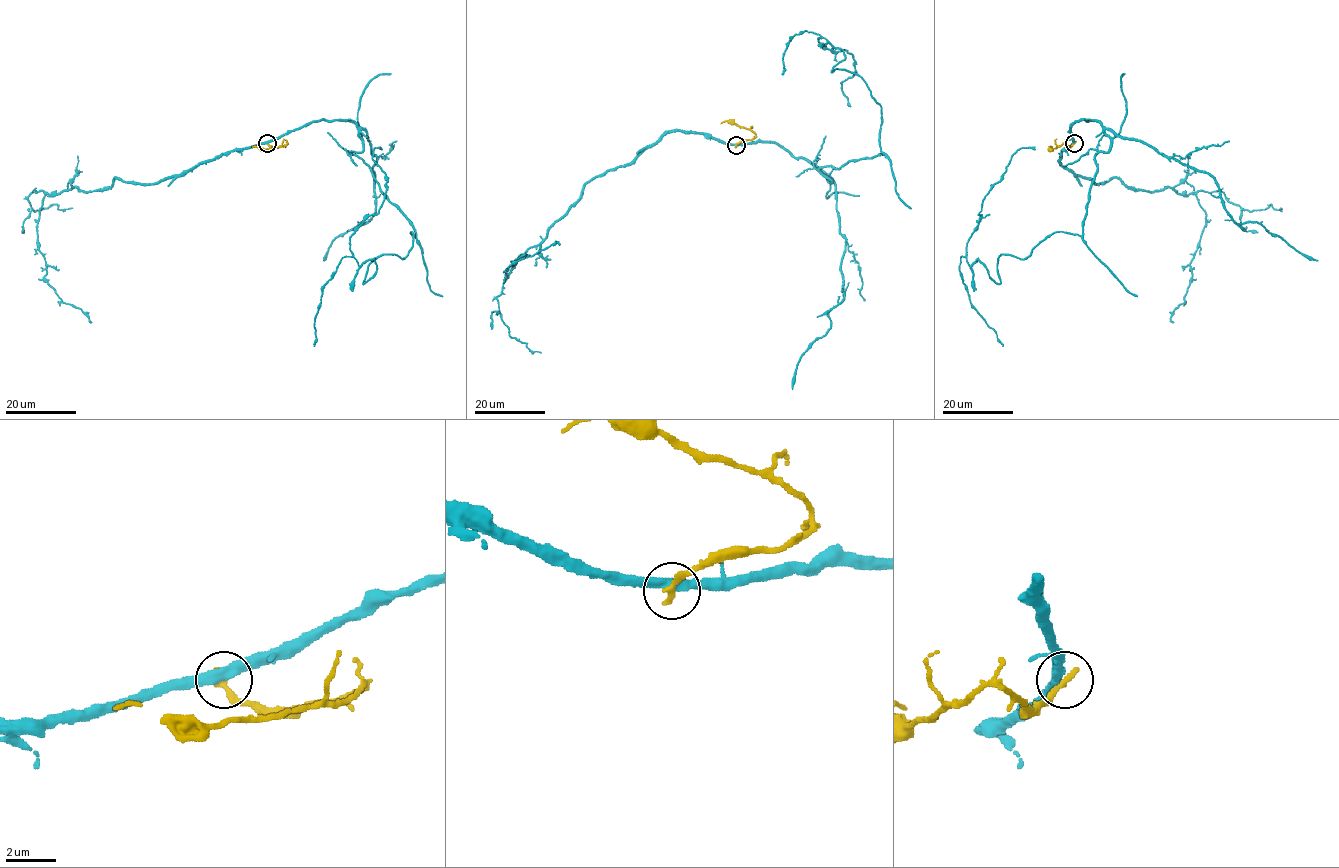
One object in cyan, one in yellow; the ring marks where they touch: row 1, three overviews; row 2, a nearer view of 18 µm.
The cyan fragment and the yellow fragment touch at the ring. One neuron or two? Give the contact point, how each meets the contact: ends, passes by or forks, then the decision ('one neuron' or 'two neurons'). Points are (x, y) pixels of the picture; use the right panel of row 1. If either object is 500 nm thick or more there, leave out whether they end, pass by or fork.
(1074, 143) | cyan passes by | yellow ends | two neurons

